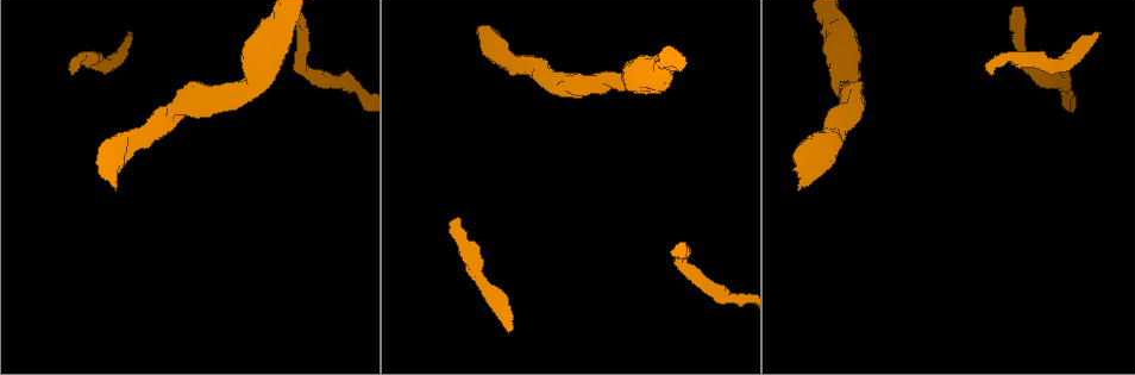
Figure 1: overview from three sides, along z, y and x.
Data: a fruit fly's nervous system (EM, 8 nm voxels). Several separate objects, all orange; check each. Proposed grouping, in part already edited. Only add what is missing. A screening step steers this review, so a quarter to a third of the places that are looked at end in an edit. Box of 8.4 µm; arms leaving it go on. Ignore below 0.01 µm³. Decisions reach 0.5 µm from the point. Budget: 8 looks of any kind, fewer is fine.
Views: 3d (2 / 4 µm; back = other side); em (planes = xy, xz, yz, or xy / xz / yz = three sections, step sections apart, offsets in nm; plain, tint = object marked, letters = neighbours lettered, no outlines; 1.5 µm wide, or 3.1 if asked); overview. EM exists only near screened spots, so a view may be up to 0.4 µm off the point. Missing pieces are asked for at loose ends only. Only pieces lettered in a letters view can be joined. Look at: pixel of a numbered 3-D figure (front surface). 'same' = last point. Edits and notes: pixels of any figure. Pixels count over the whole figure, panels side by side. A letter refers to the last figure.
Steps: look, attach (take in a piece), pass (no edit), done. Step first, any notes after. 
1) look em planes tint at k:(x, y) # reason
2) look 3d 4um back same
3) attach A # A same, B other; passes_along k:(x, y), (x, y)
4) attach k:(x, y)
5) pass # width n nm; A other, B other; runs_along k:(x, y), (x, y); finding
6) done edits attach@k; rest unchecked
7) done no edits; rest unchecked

look 3d 4um at 1:(70, 72) # an open end

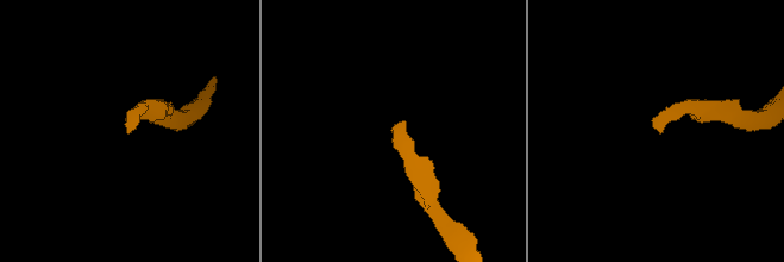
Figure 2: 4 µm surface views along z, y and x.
look em xz step 4 letters at 2:(661, 131)

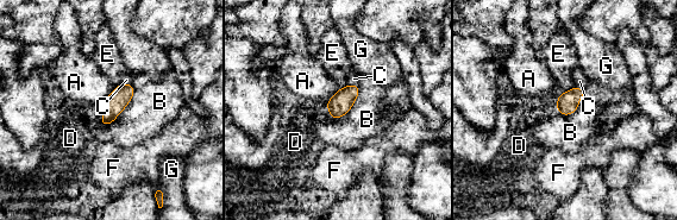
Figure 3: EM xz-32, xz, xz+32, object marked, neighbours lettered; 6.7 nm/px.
look em xy step 4 letters same # another direction

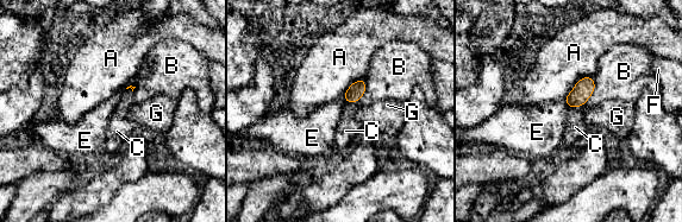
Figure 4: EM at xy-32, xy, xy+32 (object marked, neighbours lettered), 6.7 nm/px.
attach C # longest_contact A 260 nm; A other, B other, C same, E other, F other, G other; passes_along 4:(584, 87), (576, 106), (575, 127); the neuron continues

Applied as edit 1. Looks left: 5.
look em planes letters at 1:(132, 33) # branch stops here

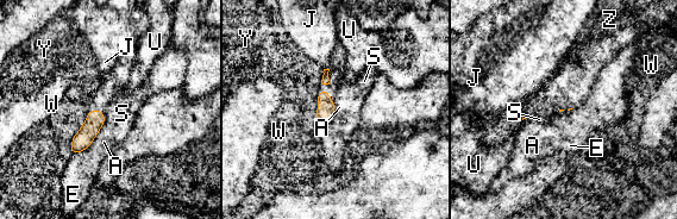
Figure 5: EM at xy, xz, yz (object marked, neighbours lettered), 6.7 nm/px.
pass # A other, E other, J other, S other, U other, W other, Y other, Z other; none of them fits

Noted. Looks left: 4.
done edits attach@4; rest unchecked

